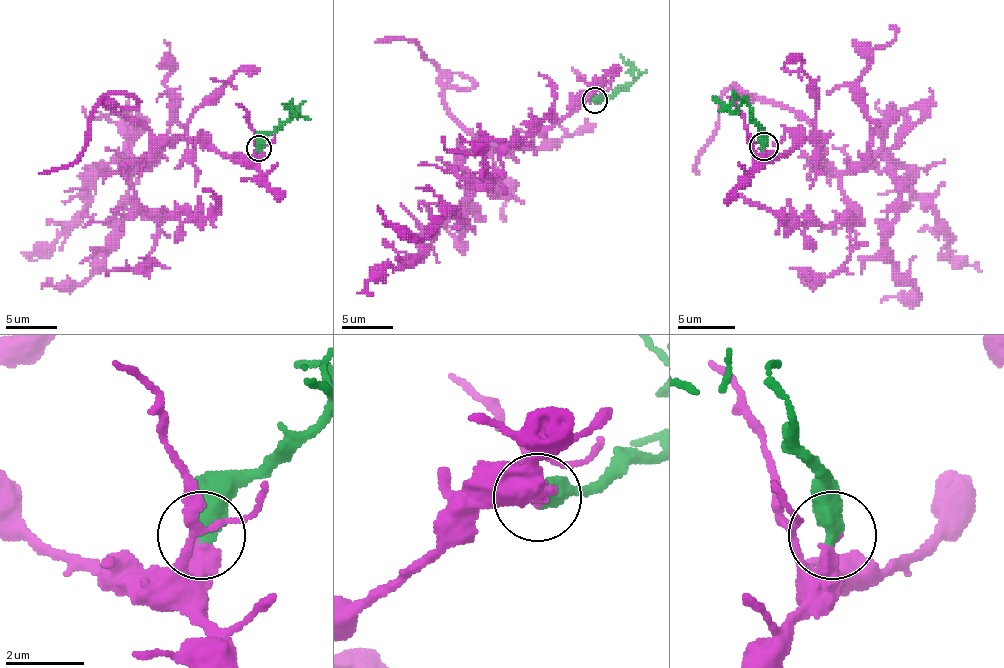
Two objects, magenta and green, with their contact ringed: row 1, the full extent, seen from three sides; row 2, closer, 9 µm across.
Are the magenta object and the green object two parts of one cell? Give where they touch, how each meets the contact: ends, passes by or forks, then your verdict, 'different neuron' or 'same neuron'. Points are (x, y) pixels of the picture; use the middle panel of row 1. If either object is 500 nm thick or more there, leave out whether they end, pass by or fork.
at (594, 100); same neuron

